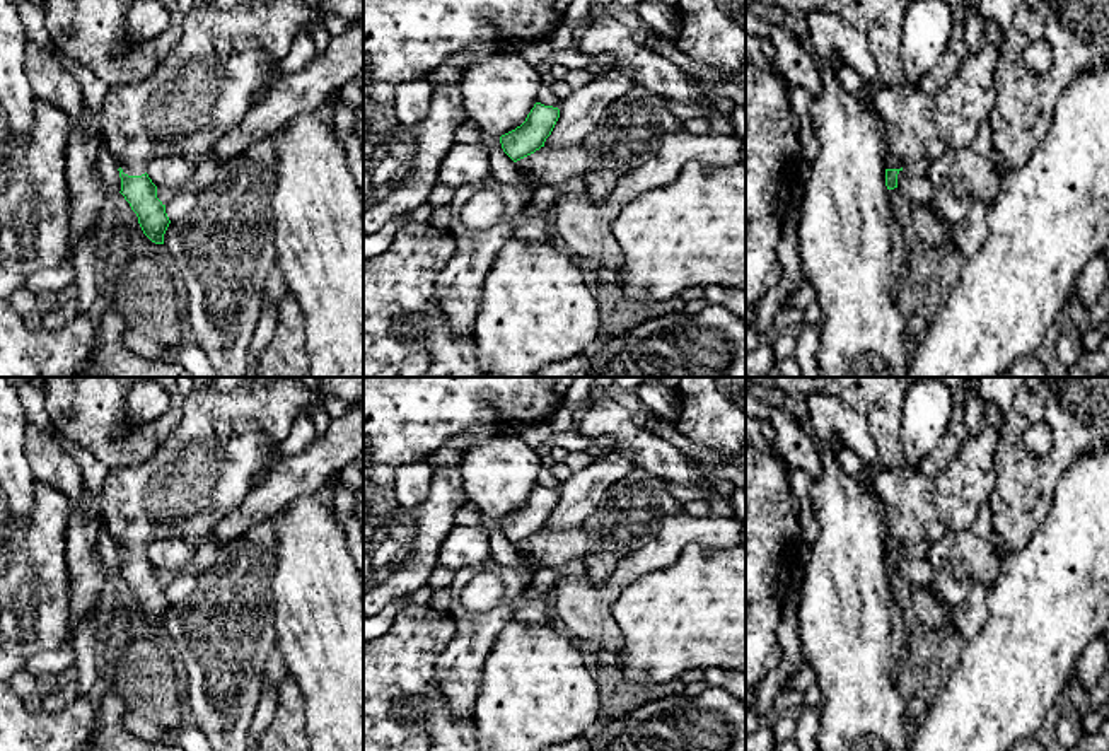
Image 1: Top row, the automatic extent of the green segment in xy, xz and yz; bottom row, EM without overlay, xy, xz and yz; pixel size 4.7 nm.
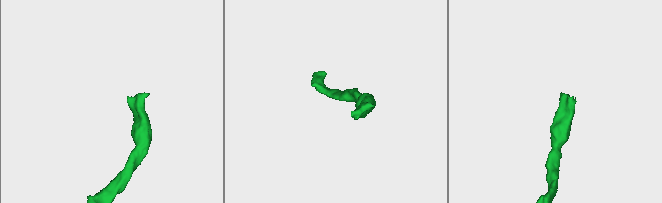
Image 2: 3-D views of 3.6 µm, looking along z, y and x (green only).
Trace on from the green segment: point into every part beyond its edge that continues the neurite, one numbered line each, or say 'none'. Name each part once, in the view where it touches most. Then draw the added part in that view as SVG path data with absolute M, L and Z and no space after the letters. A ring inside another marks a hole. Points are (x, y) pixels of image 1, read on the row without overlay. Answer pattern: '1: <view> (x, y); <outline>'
1: xy (224, 439); M246 377L246 382L235 391L218 391L212 384L195 386L184 399L184 411L177 427L160 444L154 457L142 464L109 469L104 478L99 500L101 519L118 548L128 558L142 558L154 541L176 536L195 539L206 536L251 492L253 480L288 437L295 418L302 413L309 415L314 403L322 403L328 396L338 396L348 406L363 401L363 377L319 377L317 398L299 377L271 377L268 382L261 377Z

